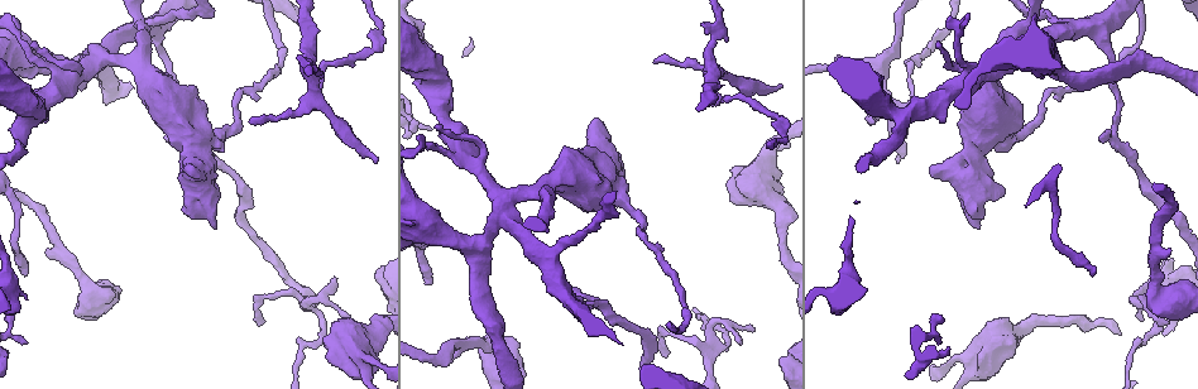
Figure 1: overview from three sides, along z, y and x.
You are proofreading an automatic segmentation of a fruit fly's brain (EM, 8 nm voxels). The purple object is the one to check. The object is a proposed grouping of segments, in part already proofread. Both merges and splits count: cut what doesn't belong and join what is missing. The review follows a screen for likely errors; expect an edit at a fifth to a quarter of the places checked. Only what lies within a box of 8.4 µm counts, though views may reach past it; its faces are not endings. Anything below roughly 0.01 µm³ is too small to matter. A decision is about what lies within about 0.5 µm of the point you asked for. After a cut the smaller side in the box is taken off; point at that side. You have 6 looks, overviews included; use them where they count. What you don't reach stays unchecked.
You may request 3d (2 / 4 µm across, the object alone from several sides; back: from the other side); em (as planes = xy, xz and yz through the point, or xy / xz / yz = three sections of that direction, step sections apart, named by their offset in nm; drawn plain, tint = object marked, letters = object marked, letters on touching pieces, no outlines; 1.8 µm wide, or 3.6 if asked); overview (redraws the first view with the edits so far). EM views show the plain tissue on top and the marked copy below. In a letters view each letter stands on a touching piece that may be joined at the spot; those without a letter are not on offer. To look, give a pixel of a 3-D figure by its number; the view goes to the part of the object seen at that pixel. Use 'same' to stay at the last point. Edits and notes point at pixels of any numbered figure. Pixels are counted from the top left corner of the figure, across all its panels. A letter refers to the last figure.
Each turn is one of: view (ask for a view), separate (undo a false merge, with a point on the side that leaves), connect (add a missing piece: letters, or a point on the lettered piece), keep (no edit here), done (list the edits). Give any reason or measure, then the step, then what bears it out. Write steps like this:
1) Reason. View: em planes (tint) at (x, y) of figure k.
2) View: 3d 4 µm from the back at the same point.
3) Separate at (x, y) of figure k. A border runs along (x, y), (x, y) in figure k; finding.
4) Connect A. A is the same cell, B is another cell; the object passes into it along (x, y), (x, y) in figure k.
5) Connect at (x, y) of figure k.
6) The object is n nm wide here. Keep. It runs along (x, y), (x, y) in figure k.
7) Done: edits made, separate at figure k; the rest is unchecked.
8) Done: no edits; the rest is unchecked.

Abrupt turn. View: em xy step 16 (letters) at (315, 100) of figure 1.

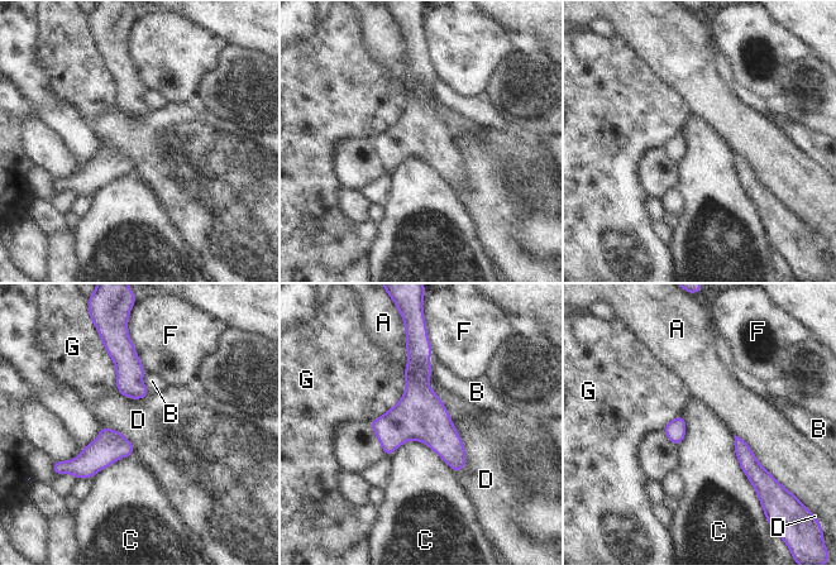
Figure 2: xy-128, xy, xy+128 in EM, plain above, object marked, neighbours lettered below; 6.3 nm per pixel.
View: em planes (letters) at the same point.

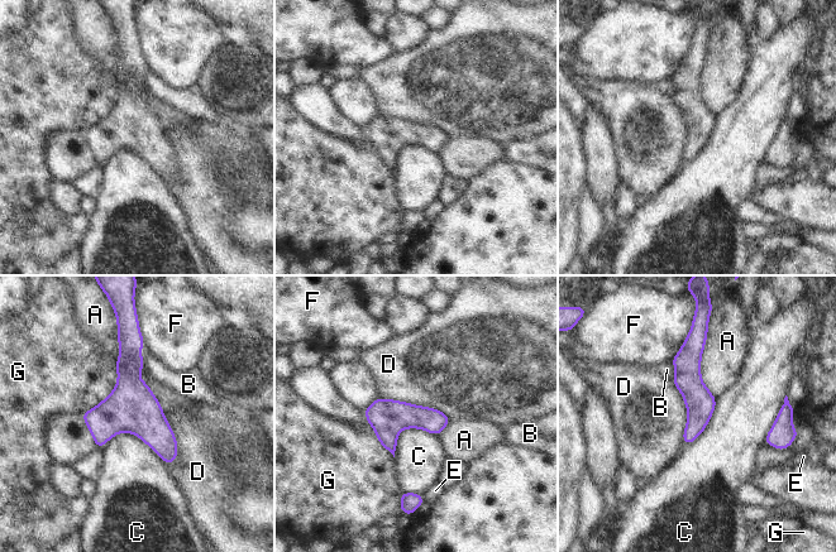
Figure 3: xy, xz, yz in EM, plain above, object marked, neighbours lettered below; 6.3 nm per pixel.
The longest contact is with D, 480 nm. Keep. A, B, C, D, E, F and G are other cells; a border runs along (100, 447), (132, 432), (167, 465) in figure 3; all the same neuron.

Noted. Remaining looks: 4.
Thick turns thin. View: 3d 4 µm at (163, 95) of figure 1.

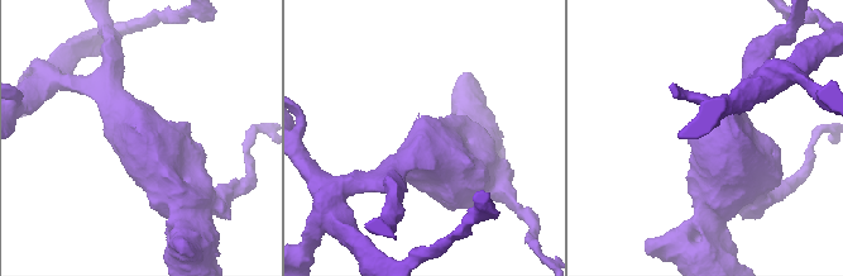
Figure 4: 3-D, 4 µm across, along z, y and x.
Now the EM. View: em 3.6 µm planes (letters) at (424, 153) of figure 4.

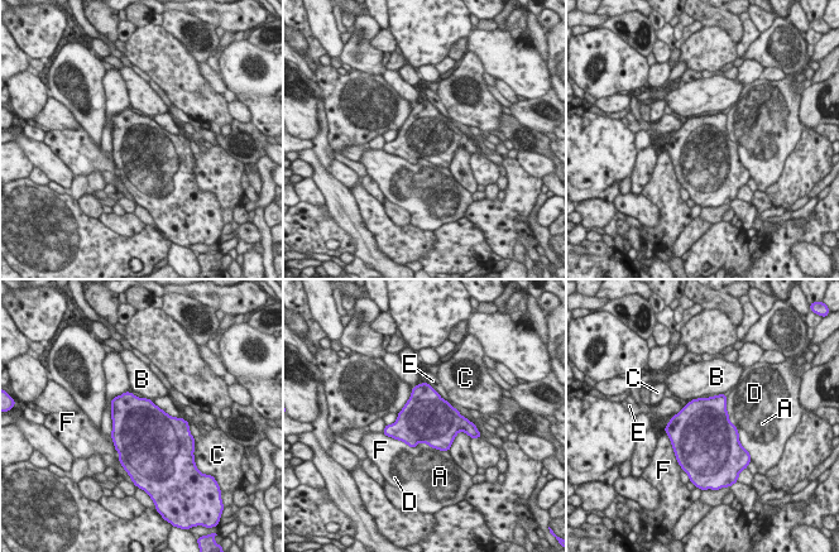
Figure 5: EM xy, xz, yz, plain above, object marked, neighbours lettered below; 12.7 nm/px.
Keep. A, B, C, D, E and F are other cells; a border runs along (383, 432), (436, 449) in figure 5; one neuron here.

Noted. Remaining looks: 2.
A narrow waist. View: em xz step 8 (letters) at (1137, 169) of figure 1.

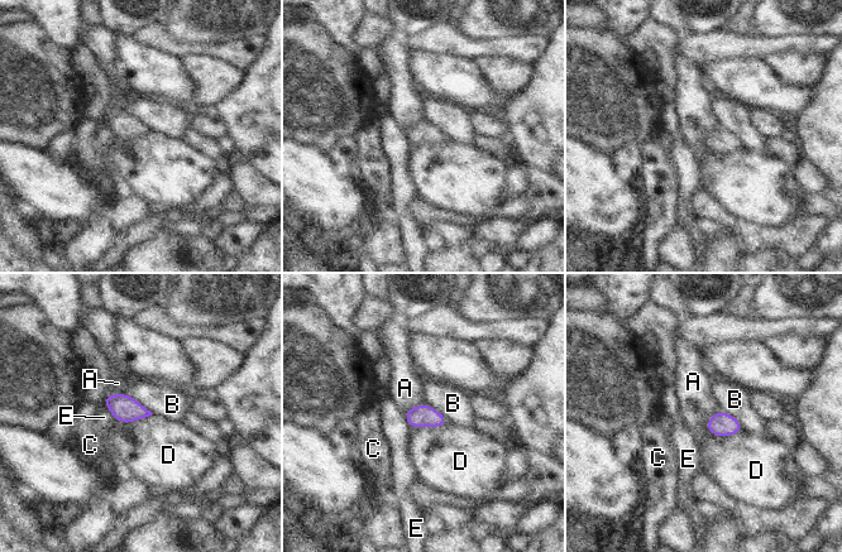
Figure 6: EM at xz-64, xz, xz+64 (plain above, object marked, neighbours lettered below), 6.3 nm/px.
Keep. A, B, C, D and E are other cells; continuous, no second neuron.

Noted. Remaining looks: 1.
Done: no edits; the rest is unchecked.

